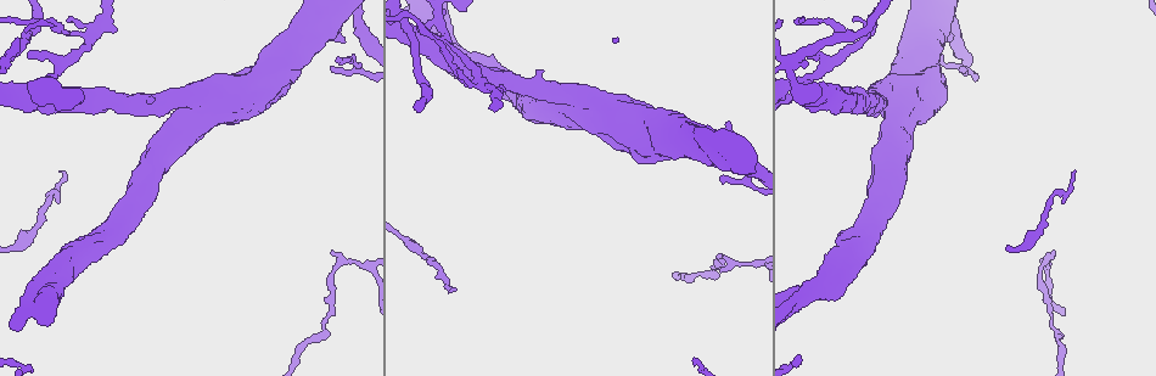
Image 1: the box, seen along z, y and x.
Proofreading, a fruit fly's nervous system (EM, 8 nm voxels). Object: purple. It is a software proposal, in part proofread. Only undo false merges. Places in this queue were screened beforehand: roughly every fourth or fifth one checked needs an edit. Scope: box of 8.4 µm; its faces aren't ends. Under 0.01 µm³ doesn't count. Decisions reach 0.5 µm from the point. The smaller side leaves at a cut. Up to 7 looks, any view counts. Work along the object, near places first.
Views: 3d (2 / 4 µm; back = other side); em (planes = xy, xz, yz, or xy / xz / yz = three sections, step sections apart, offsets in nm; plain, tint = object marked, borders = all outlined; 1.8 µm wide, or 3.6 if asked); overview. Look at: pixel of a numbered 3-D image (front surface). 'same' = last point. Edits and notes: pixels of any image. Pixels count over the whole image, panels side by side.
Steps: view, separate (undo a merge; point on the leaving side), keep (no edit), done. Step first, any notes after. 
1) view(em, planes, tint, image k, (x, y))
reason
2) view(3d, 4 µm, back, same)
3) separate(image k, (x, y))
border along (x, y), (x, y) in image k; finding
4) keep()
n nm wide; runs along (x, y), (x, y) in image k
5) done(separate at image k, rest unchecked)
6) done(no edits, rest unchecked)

view(em, 3.6 µm, planes, plain, image 1, (890, 102))
thick turns thin

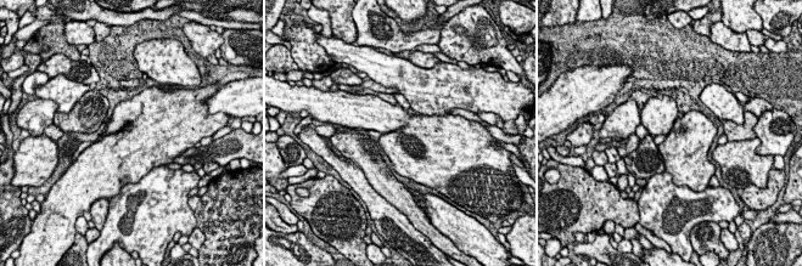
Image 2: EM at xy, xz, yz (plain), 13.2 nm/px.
view(em, 3.6 µm, planes, tint, same)
where the object lies

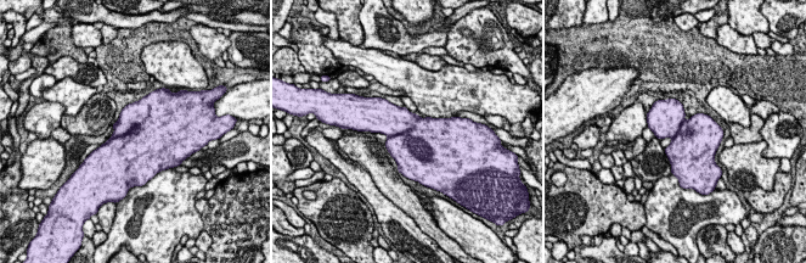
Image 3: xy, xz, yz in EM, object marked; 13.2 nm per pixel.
keep()
all the same neuron

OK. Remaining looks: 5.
view(3d, 4 µm, image 1, (85, 33))
three-way junction

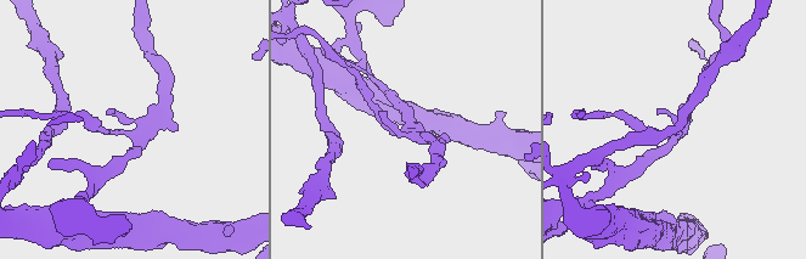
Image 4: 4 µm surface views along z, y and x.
view(em, xy, step 4, tint, image 4, (407, 128))
need the tissue

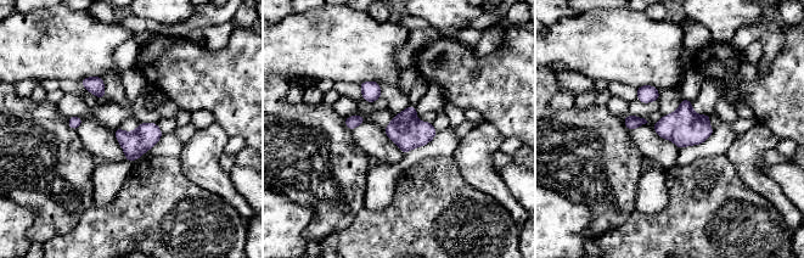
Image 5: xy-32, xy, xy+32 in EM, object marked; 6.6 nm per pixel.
view(em, planes, borders, same)
another direction

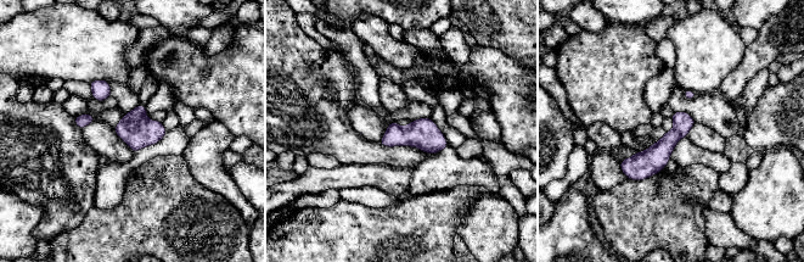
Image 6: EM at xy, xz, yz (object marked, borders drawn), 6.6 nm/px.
keep()
runs along (690, 120), (646, 163), (630, 176) in image 6; one neuron here

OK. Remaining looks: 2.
done(no edits, rest unchecked)

